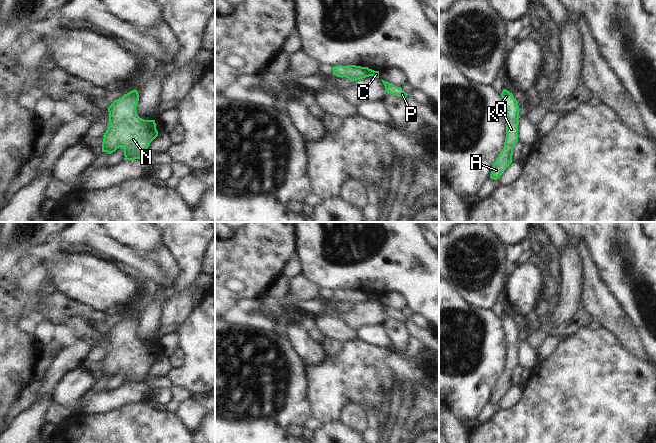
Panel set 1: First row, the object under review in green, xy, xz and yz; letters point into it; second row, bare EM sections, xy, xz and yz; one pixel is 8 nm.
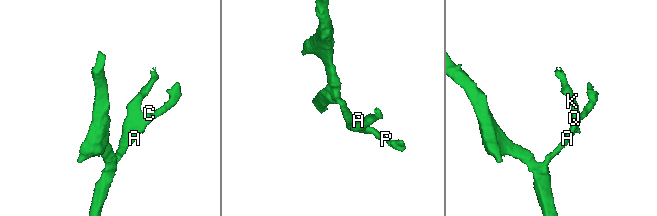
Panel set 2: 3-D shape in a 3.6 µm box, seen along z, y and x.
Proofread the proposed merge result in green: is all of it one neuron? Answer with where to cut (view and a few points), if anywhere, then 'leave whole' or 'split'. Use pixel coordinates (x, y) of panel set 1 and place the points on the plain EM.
no cut | leave whole

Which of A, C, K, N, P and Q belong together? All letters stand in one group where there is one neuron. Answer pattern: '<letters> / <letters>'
A C K N P Q

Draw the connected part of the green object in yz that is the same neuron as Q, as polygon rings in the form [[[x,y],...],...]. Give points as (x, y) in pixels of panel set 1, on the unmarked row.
[[[504,313],[501,317],[502,329],[506,345],[506,363],[504,371],[493,388],[490,402],[497,404],[512,387],[513,372],[518,366],[519,335],[517,324],[513,318]]]

